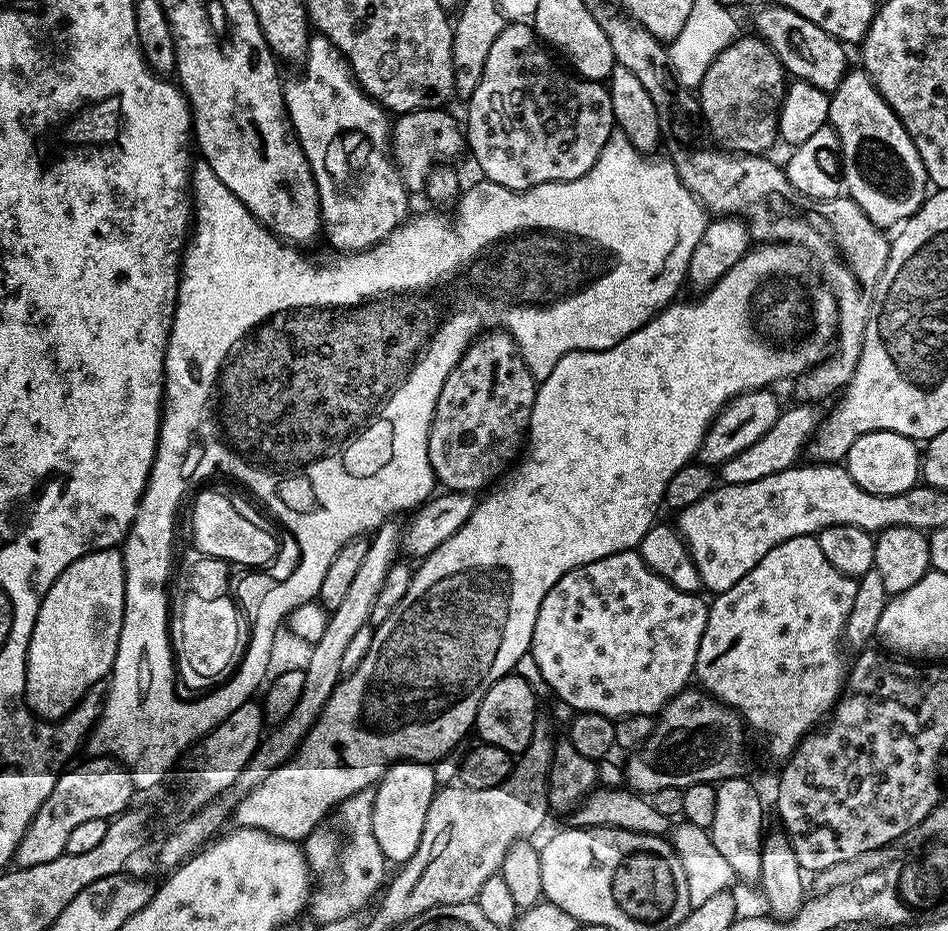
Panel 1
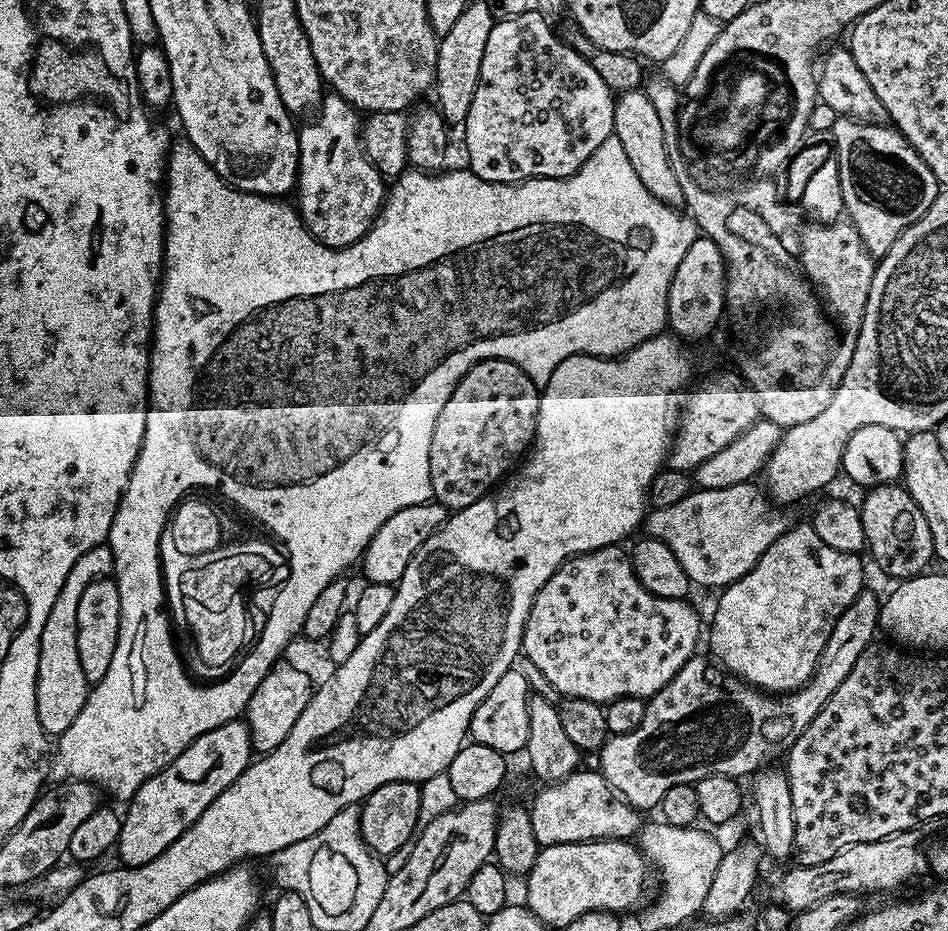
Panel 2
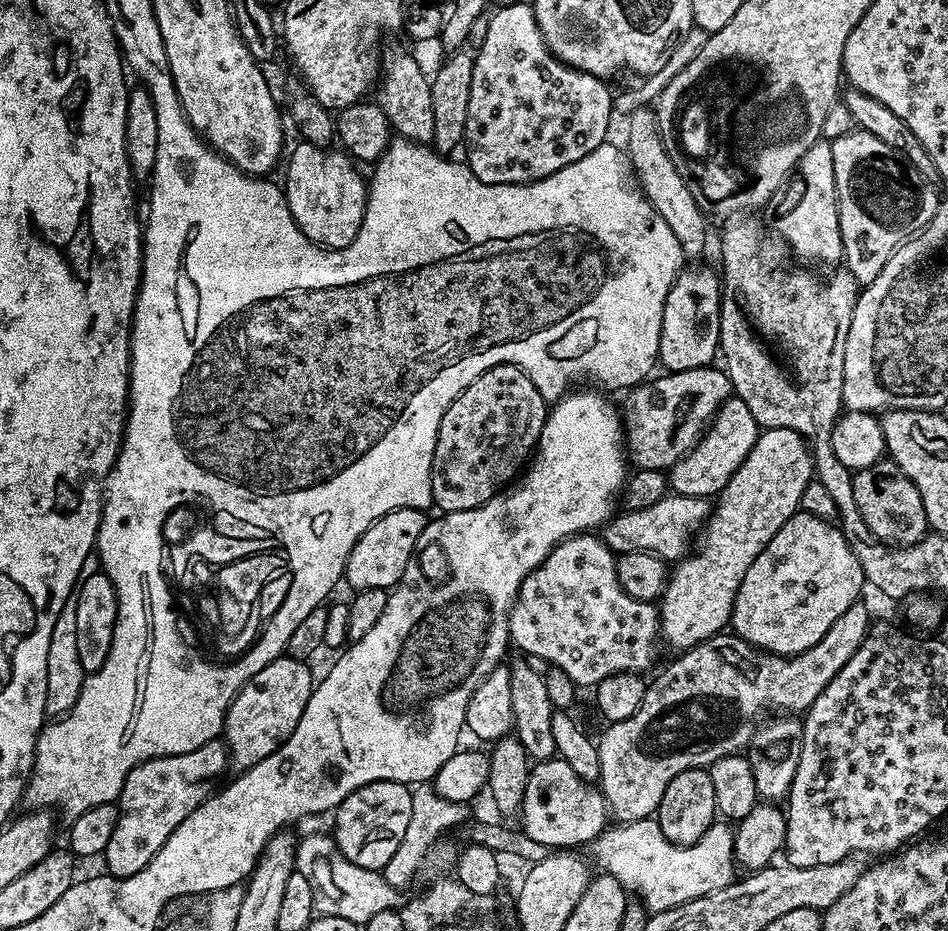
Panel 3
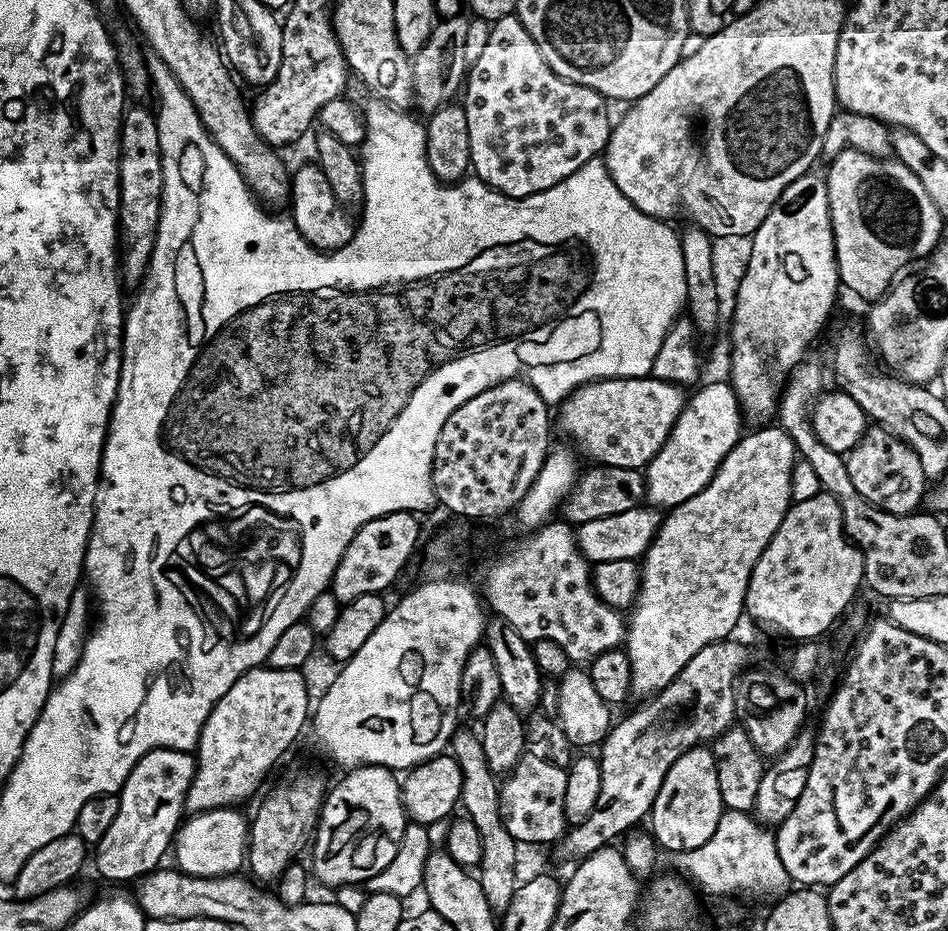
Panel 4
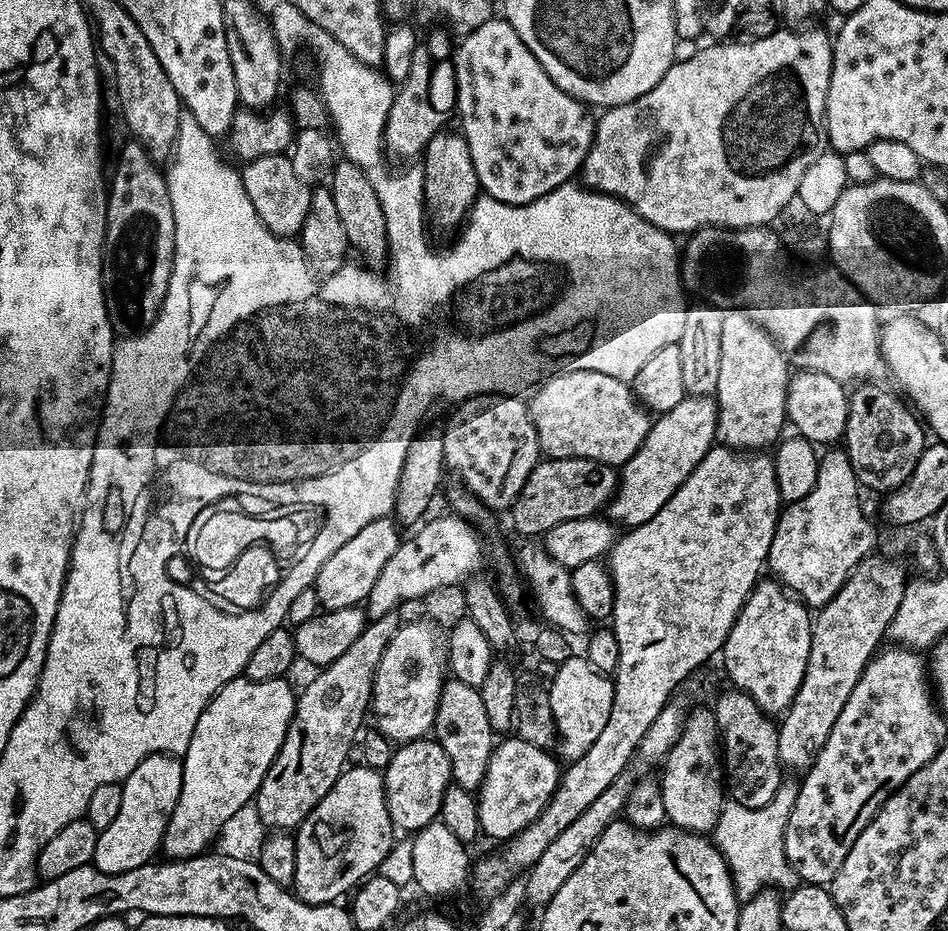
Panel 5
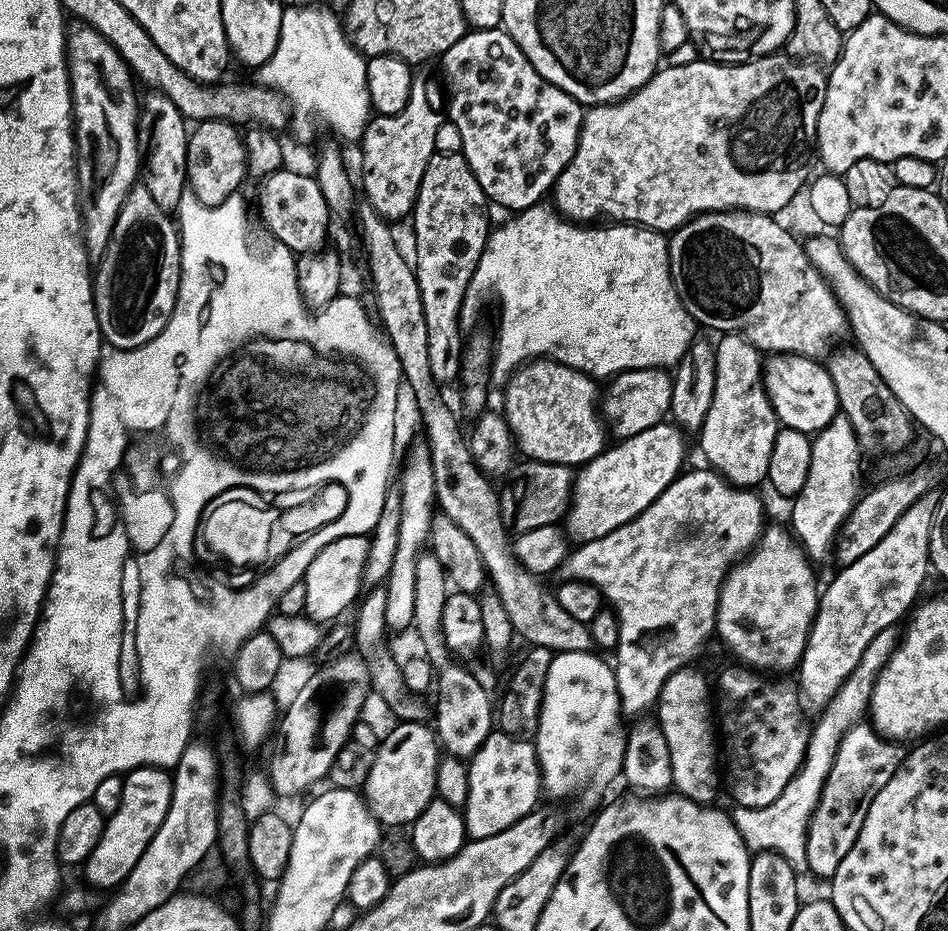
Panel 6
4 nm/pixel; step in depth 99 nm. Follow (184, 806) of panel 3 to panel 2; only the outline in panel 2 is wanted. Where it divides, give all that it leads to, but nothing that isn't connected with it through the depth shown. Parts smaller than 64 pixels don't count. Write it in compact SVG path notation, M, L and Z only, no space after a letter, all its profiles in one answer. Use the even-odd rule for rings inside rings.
M243 719L231 720L214 730L206 730L170 766L158 774L146 778L142 786L127 801L128 813L123 813L120 821L120 837L115 851L120 852L121 865L137 868L162 854L188 829L192 823L248 769L253 759L252 735Z

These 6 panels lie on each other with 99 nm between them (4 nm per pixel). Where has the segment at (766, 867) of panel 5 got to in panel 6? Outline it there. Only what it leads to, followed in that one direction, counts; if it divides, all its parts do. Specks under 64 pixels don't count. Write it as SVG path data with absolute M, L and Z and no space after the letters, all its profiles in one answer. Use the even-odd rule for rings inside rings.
M842 682L838 694L830 698L830 702L819 713L820 721L813 723L808 738L808 750L799 770L790 778L786 790L770 802L770 806L761 808L731 809L730 815L738 826L738 834L742 834L744 844L753 853L777 852L786 862L792 864L792 869L797 874L808 872L808 859L806 858L806 838L808 837L808 824L812 821L814 810L820 801L826 778L830 774L830 766L838 754L838 746L846 734L855 724L861 723L869 711L872 698L862 698L854 690L848 692L850 682Z

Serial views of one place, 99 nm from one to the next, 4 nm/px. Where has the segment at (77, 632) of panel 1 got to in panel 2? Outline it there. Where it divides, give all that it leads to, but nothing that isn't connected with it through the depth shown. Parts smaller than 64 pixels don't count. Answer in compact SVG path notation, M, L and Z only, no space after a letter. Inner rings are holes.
M99 544L94 549L86 551L74 562L73 569L67 574L66 582L55 599L53 609L47 615L39 642L39 677L36 680L35 702L39 724L49 736L64 733L85 705L90 685L84 678L78 657L76 610L86 586L98 578L109 577L113 570L113 552L108 545Z

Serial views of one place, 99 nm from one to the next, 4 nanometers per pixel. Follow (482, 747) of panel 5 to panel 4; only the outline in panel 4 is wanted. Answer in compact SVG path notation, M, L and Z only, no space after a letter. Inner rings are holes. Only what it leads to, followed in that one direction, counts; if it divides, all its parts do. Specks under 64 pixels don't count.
M459 729L450 740L450 752L462 770L462 790L460 806L466 810L467 819L474 822L482 839L482 858L478 865L477 879L480 881L484 897L496 914L503 914L510 904L510 898L517 890L515 884L515 844L516 840L505 828L500 812L499 783L495 773L488 768L485 751L479 737L472 731Z

